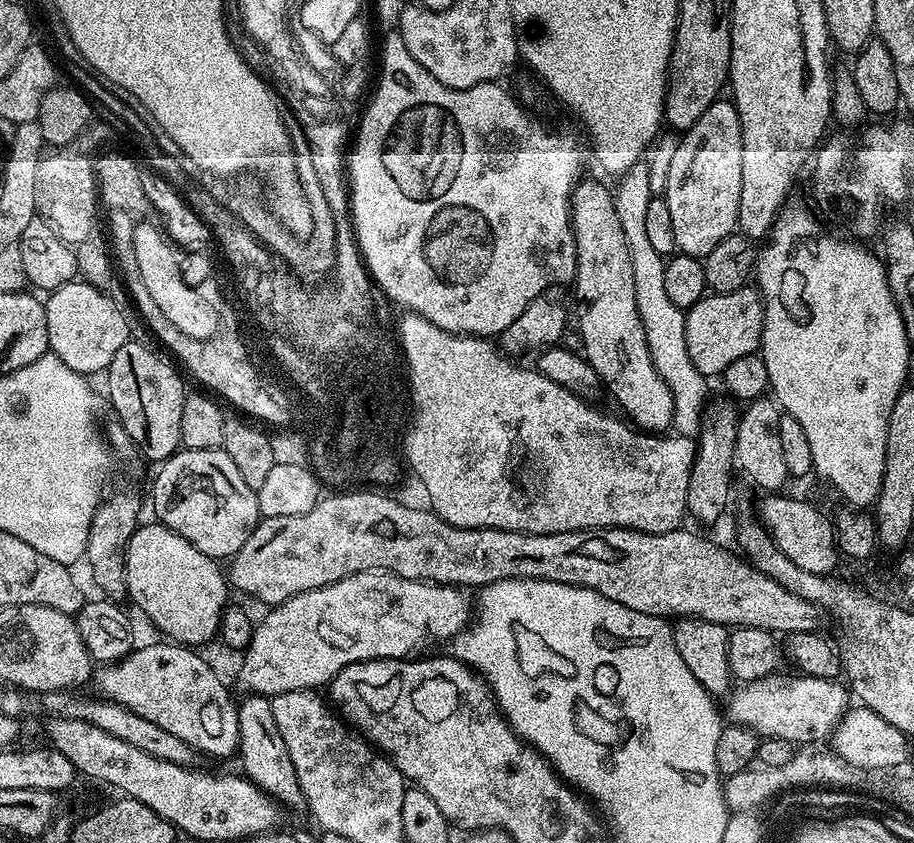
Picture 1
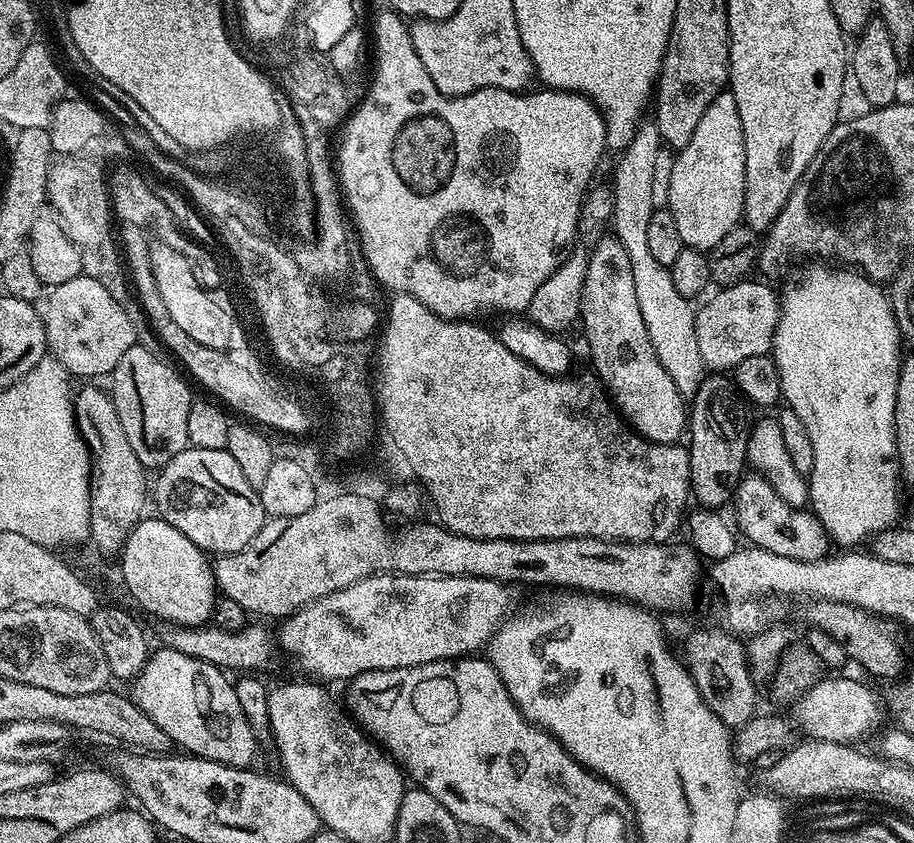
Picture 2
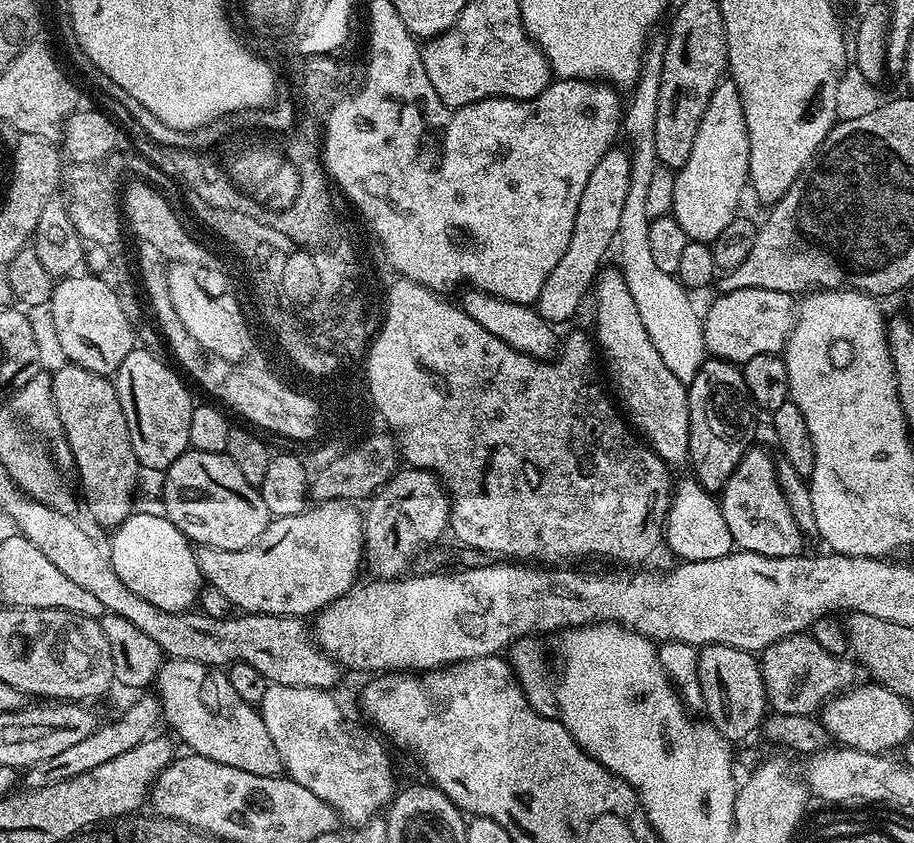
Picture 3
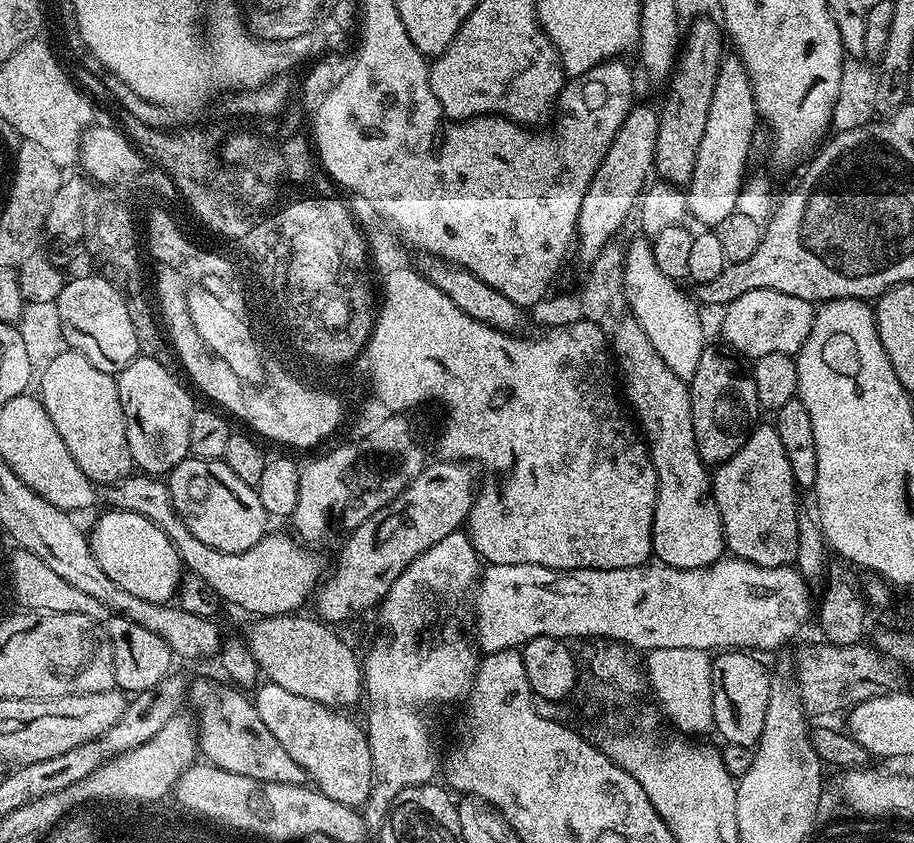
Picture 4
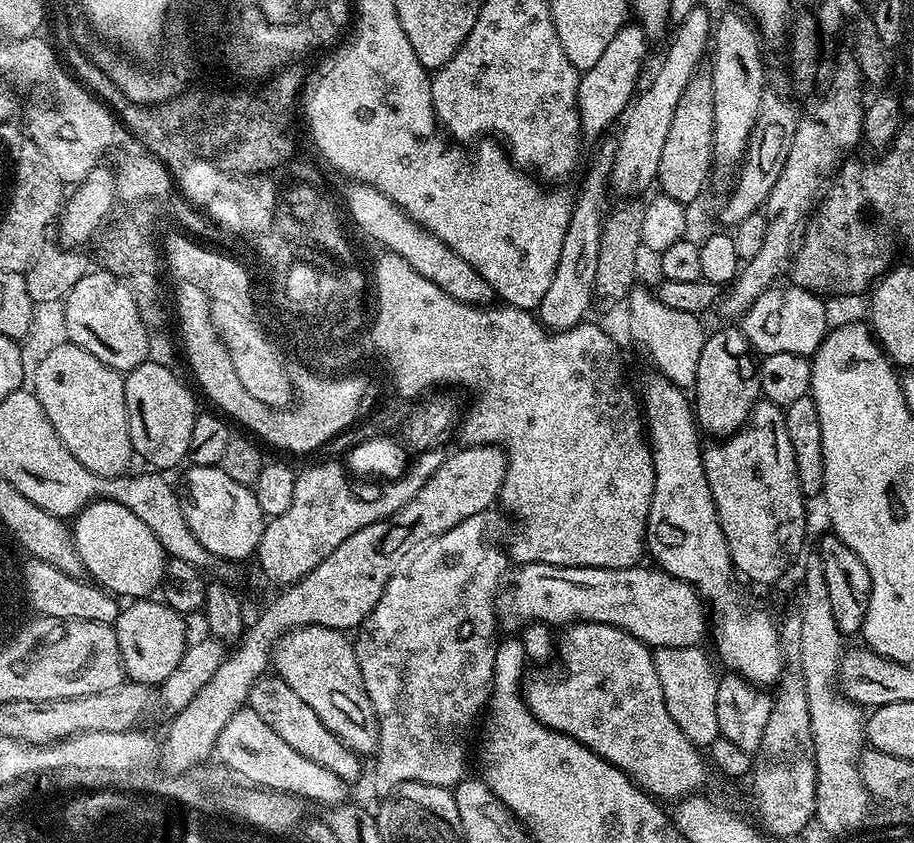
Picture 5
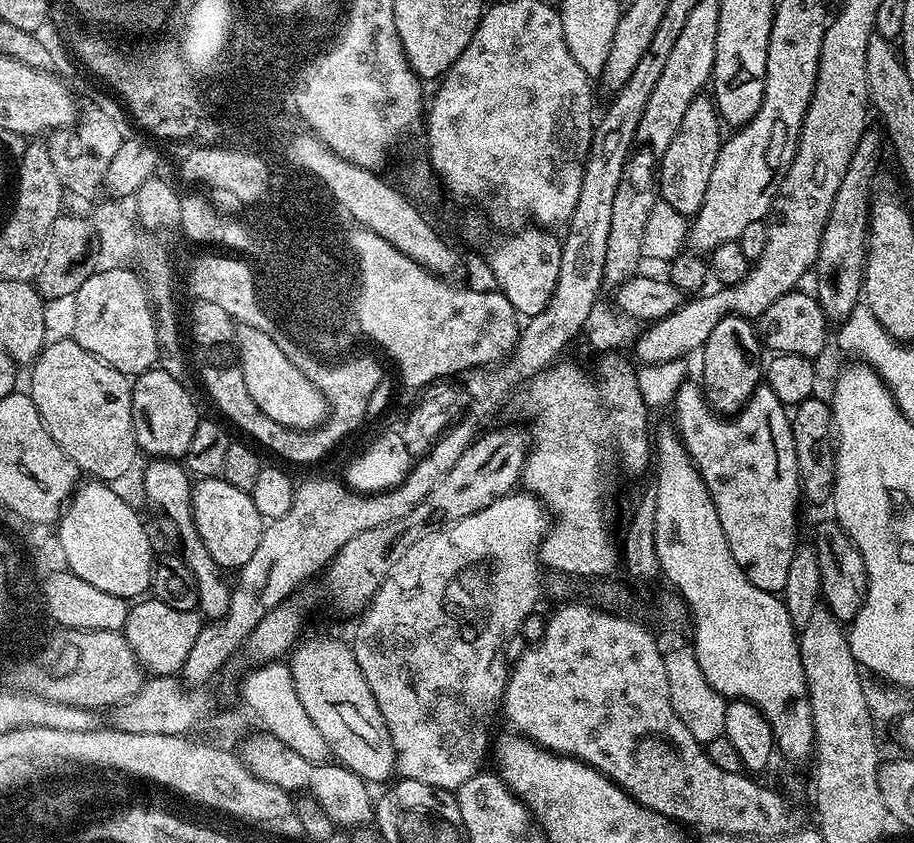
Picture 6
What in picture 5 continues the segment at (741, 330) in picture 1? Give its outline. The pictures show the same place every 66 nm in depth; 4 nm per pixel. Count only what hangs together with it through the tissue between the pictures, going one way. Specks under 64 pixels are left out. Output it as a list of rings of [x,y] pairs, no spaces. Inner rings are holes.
[[[773,286],[744,311],[742,317],[742,331],[749,345],[757,353],[764,356],[770,354],[798,354],[811,357],[813,352],[824,341],[829,331],[828,312],[819,295],[809,292],[807,288],[787,286],[780,288]],[[744,323],[744,324],[743,324]],[[757,348],[757,349],[756,349]]]

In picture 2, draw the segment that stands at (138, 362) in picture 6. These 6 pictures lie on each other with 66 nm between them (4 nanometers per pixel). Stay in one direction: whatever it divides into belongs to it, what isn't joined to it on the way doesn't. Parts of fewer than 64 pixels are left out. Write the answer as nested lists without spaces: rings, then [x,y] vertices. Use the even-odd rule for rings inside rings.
[[[83,274],[55,285],[49,292],[48,305],[42,308],[48,352],[73,377],[107,377],[118,366],[118,358],[138,340],[137,325],[130,322],[124,304],[115,300],[102,282]]]

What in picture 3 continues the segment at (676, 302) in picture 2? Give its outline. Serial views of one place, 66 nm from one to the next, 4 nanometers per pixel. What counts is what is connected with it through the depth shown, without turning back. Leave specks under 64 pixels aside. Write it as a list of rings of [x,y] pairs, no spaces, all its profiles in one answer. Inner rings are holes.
[[[656,34],[649,39],[644,49],[644,65],[640,68],[640,76],[631,89],[632,101],[627,101],[626,111],[622,116],[622,132],[632,143],[630,155],[632,165],[630,174],[630,190],[626,192],[626,203],[622,206],[622,219],[618,222],[618,249],[620,248],[620,273],[626,278],[626,286],[630,286],[630,294],[634,294],[634,302],[638,302],[638,314],[642,314],[642,326],[646,326],[646,334],[650,334],[650,342],[658,350],[662,362],[666,362],[666,370],[671,370],[674,378],[688,385],[704,365],[706,349],[704,347],[704,321],[701,309],[692,305],[690,292],[676,276],[665,274],[654,263],[650,251],[650,217],[646,214],[646,190],[650,190],[650,178],[654,178],[658,161],[654,150],[654,118],[658,118],[658,90],[662,82],[662,62],[666,54],[667,39]]]

